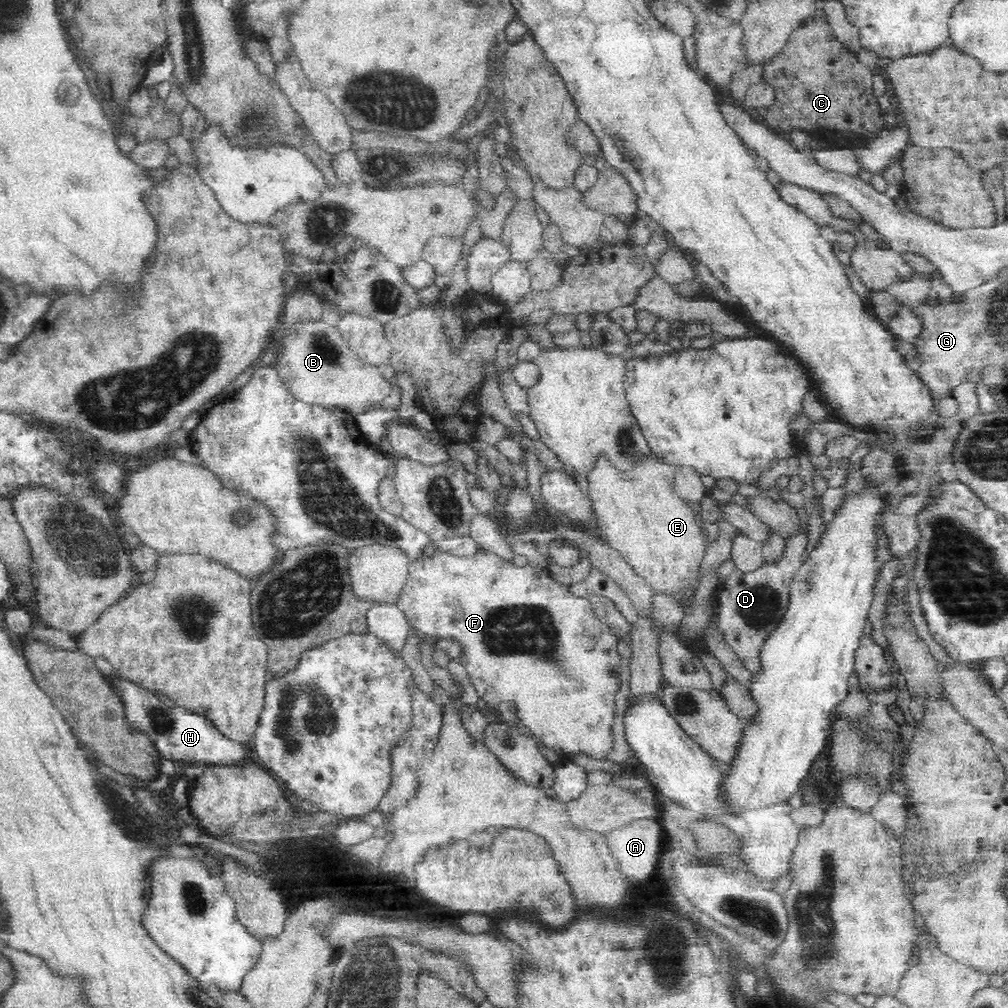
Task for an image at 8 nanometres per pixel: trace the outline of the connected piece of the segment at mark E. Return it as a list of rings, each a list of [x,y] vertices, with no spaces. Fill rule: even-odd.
[[[603,455],[596,460],[596,468],[588,474],[588,487],[593,501],[594,512],[598,517],[596,527],[610,548],[616,549],[622,558],[630,564],[635,573],[645,580],[654,595],[660,594],[675,598],[683,614],[692,614],[690,602],[694,600],[696,588],[700,584],[700,570],[705,557],[706,544],[698,526],[699,515],[682,499],[675,487],[675,472],[671,464],[656,456],[650,456],[636,464],[628,475],[622,474],[612,466]]]

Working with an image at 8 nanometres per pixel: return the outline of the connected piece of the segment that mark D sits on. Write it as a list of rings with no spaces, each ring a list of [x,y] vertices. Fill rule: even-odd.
[[[803,507],[798,509],[802,532],[798,536],[786,538],[784,556],[780,564],[764,563],[760,568],[752,572],[742,572],[738,567],[726,581],[719,586],[717,591],[718,602],[718,627],[724,631],[726,640],[738,653],[738,657],[751,673],[759,668],[759,648],[763,640],[776,628],[784,612],[787,611],[789,601],[789,588],[797,571],[801,566],[801,557],[808,544],[808,520]]]

